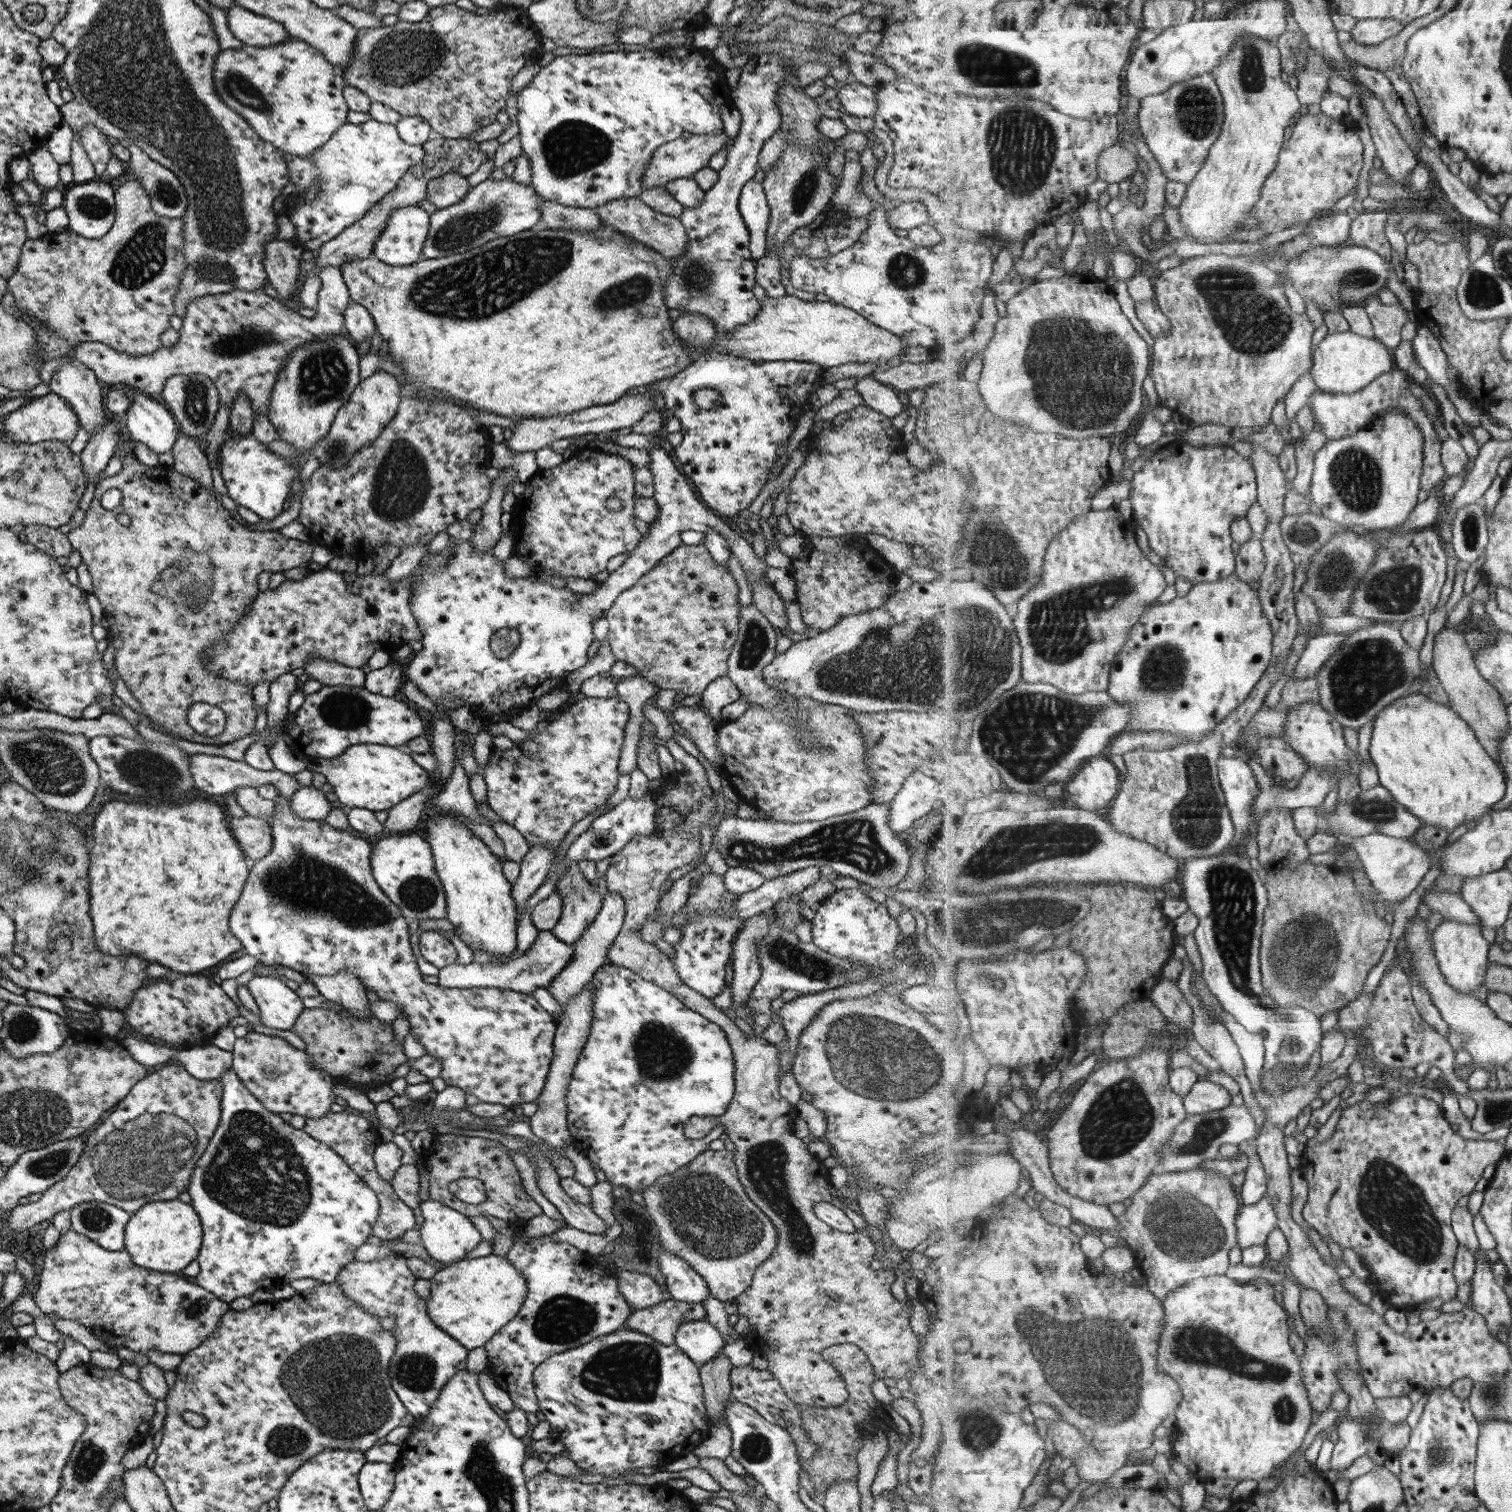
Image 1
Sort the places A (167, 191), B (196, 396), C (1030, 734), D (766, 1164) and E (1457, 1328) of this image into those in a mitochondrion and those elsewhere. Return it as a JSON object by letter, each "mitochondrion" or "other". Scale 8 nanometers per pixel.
{"A":"mitochondrion","B":"mitochondrion","C":"mitochondrion","D":"mitochondrion","E":"other"}

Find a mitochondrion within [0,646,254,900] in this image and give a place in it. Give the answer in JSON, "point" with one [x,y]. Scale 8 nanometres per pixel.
{"point":[52,766]}

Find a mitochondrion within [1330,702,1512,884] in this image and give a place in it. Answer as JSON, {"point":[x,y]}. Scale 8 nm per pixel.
{"point":[1375,811]}

